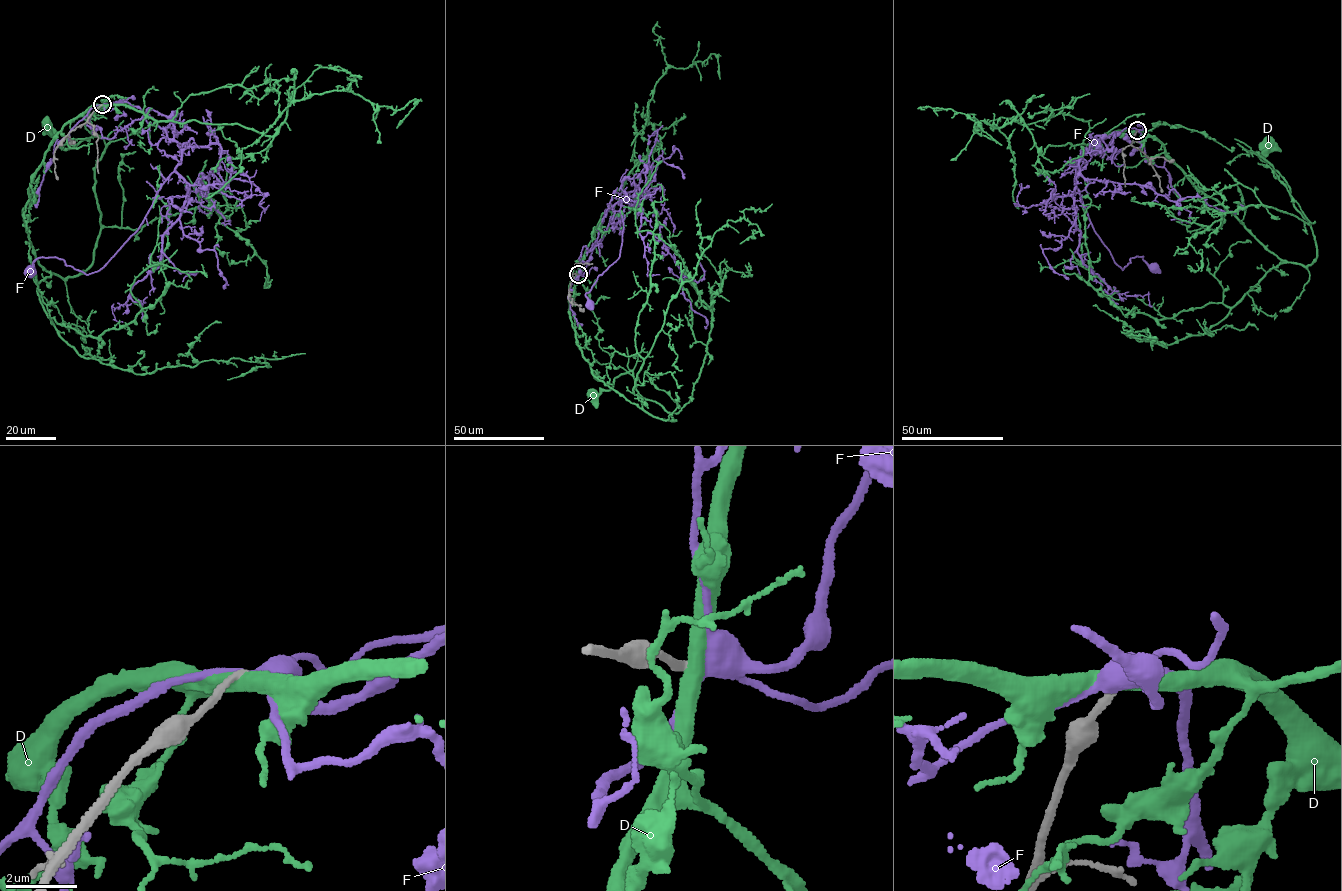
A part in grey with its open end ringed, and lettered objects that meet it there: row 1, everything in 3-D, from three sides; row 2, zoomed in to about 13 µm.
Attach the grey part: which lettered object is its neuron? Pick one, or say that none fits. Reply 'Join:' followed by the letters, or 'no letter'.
Join: no letter

